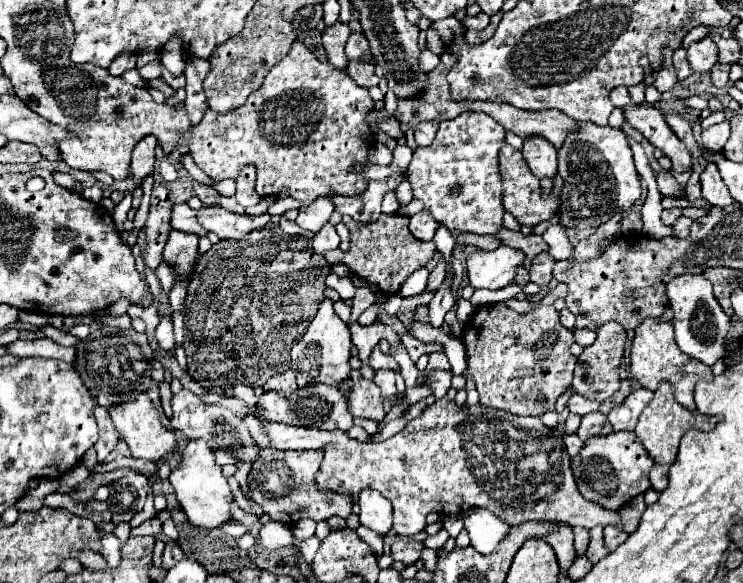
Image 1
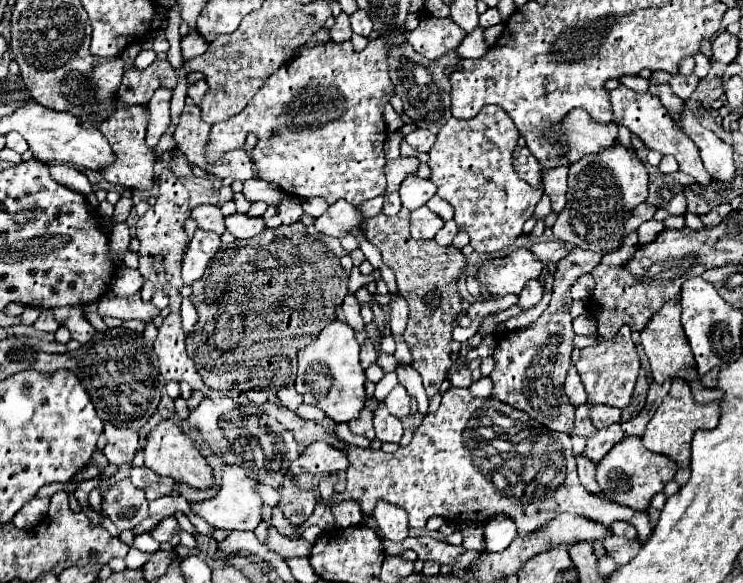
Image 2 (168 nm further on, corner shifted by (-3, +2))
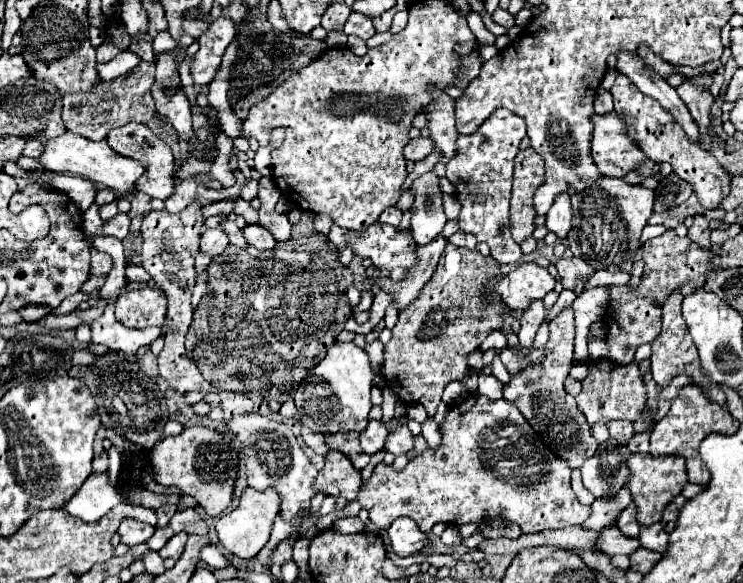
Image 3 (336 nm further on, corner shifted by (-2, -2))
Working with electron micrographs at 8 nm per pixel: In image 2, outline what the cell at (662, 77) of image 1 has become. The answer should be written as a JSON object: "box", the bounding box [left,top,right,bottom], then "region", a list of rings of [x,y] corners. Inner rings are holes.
{"box":[671,77,701,101],"region":[[[673,77],[671,89],[673,89],[673,93],[677,97],[681,97],[683,101],[687,101],[691,97],[691,93],[695,91],[695,87],[697,87],[699,81],[701,81],[699,77]]]}

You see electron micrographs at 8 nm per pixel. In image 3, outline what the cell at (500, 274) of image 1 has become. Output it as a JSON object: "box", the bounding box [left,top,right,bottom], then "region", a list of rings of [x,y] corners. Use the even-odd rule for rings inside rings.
{"box":[494,263,556,309],"region":[[[522,263],[494,283],[494,291],[510,309],[526,309],[534,299],[542,299],[554,289],[556,279],[536,263]]]}

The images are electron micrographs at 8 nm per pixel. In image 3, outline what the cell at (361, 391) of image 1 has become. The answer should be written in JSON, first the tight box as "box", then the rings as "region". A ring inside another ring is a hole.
{"box":[384,425,414,455],"region":[[[400,425],[388,433],[386,443],[384,443],[384,451],[390,451],[392,455],[402,455],[402,453],[408,453],[412,449],[412,445],[414,445],[412,433],[408,431],[406,425]]]}

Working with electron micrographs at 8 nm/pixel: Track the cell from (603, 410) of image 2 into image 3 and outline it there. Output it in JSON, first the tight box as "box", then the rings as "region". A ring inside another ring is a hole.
{"box":[606,421,634,445],"region":[[[608,421],[606,427],[610,431],[610,437],[616,439],[620,445],[626,445],[634,435],[634,427],[630,421]]]}

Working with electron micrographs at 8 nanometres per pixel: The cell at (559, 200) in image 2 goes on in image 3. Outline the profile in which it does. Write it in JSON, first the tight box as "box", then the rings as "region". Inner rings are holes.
{"box":[546,193,572,239],"region":[[[560,193],[554,199],[554,205],[546,213],[546,229],[556,233],[560,239],[566,237],[572,223],[572,209],[570,209],[570,195]]]}

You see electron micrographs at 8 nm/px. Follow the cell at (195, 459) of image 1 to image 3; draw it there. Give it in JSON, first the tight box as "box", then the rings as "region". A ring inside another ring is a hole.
{"box":[216,487,280,559],"region":[[[252,487],[244,489],[238,507],[232,511],[226,511],[216,523],[216,533],[218,533],[220,543],[236,557],[242,557],[242,559],[254,557],[266,545],[278,511],[280,511],[280,497],[272,487],[264,491],[256,491]]]}

